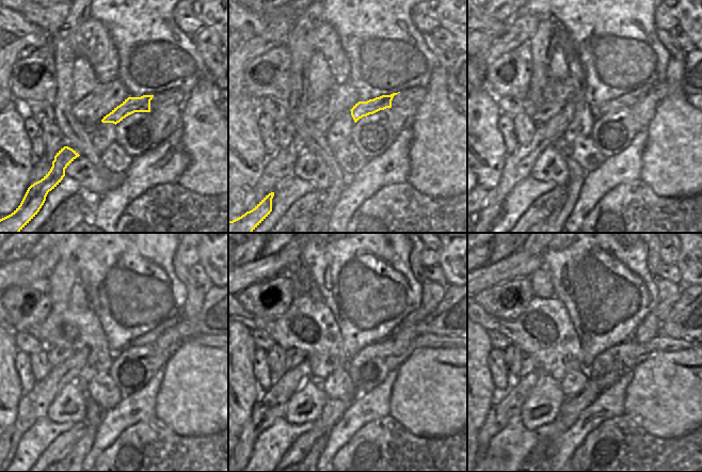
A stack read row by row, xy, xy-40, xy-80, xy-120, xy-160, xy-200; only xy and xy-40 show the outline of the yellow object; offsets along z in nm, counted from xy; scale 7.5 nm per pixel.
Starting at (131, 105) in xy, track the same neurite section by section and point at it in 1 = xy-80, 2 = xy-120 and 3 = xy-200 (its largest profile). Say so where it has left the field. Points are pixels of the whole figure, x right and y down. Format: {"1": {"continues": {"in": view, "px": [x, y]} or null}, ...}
{"1": {"continues": {"in": "xy-80", "px": [627, 100]}}, "2": {"continues": {"in": "xy-120", "px": [149, 339]}}, "3": {"continues": {"in": "xy-200", "px": [661, 311]}}}

